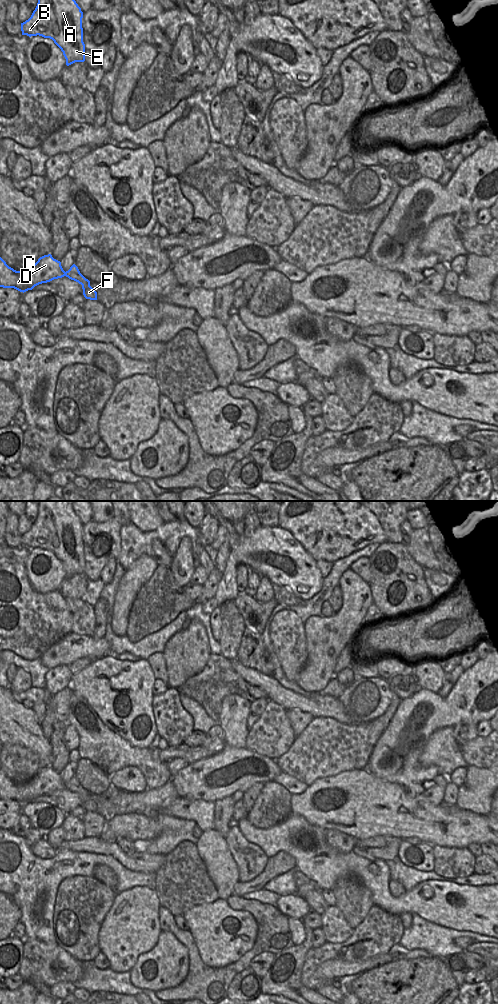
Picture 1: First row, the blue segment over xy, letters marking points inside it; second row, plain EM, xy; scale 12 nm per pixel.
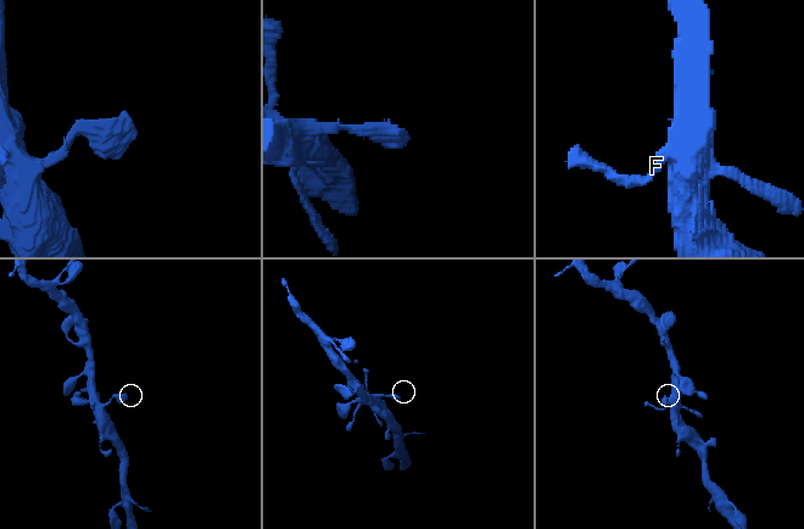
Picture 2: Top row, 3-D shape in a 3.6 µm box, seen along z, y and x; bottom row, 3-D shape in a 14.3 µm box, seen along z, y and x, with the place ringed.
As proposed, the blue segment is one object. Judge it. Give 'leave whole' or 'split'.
leave whole

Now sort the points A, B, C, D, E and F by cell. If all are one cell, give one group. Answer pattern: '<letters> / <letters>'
A B C D E F

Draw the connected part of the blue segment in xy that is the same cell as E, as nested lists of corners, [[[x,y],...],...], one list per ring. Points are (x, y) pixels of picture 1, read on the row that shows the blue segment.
[[[38,0],[31,17],[21,23],[22,35],[50,38],[61,49],[69,66],[85,61],[85,44],[82,28],[83,12],[75,0]]]

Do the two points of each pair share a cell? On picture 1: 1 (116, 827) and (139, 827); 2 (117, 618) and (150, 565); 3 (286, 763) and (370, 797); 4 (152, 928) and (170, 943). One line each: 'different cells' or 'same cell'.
1: same cell
2: same cell
3: different cells
4: different cells

